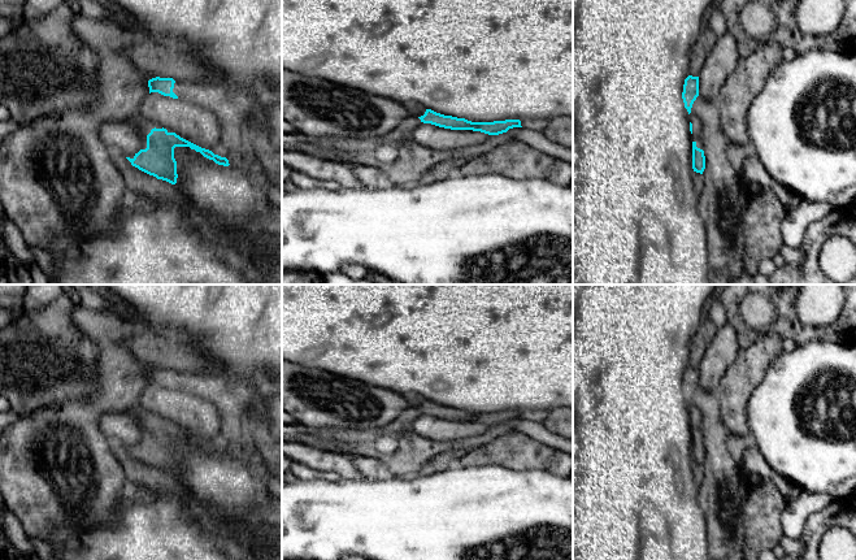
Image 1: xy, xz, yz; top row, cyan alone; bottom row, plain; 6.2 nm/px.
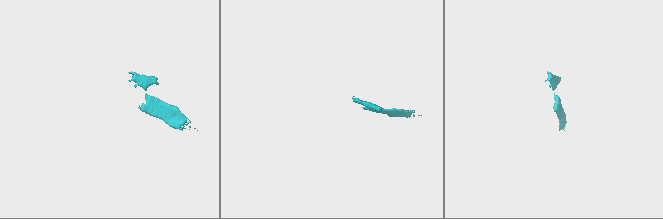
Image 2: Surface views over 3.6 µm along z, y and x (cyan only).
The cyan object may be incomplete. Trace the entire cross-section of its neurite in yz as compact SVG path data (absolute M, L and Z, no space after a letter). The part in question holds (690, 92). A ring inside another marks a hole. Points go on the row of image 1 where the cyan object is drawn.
M688 75L685 79L682 99L688 114L696 97L699 96L699 77Z

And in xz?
M407 103L404 104L404 107L409 110L410 116L418 117L421 122L431 123L451 130L473 130L488 135L499 135L507 133L509 129L522 127L520 120L472 122L465 118L457 118L457 117L436 113L431 109L426 109L423 105L417 103Z

